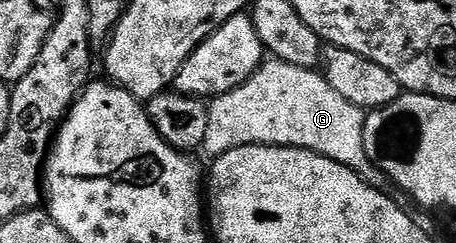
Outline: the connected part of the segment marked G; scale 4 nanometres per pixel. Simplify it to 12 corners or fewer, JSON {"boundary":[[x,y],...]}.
{"boundary":[[264,60],[214,98],[201,149],[308,149],[408,204],[365,155],[364,110]]}

